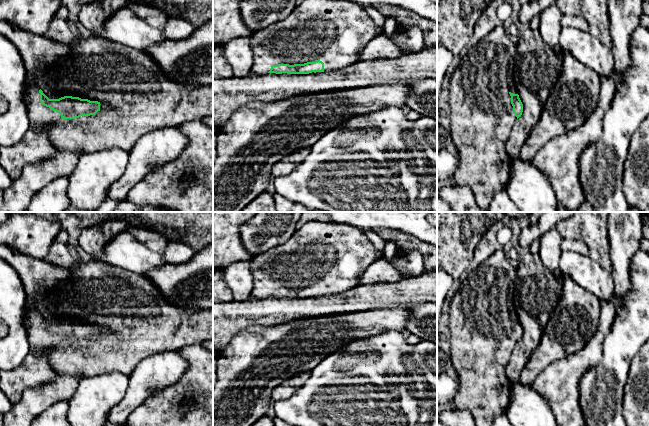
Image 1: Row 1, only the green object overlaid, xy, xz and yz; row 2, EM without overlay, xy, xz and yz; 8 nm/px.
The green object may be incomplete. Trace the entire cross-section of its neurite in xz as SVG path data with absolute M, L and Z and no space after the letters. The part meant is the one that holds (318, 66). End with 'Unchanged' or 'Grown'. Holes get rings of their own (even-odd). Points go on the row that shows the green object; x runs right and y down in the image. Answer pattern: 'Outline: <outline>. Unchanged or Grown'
Outline: M304 0L283 20L276 22L249 37L253 53L251 72L256 75L276 74L309 74L338 70L360 61L360 53L377 35L382 34L374 17L362 6L348 0Z. Grown

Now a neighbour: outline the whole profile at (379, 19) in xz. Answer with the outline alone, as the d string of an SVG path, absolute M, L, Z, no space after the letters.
M365 5L363 8L369 15L374 18L376 26L383 31L385 17L379 12L379 10L372 5Z

